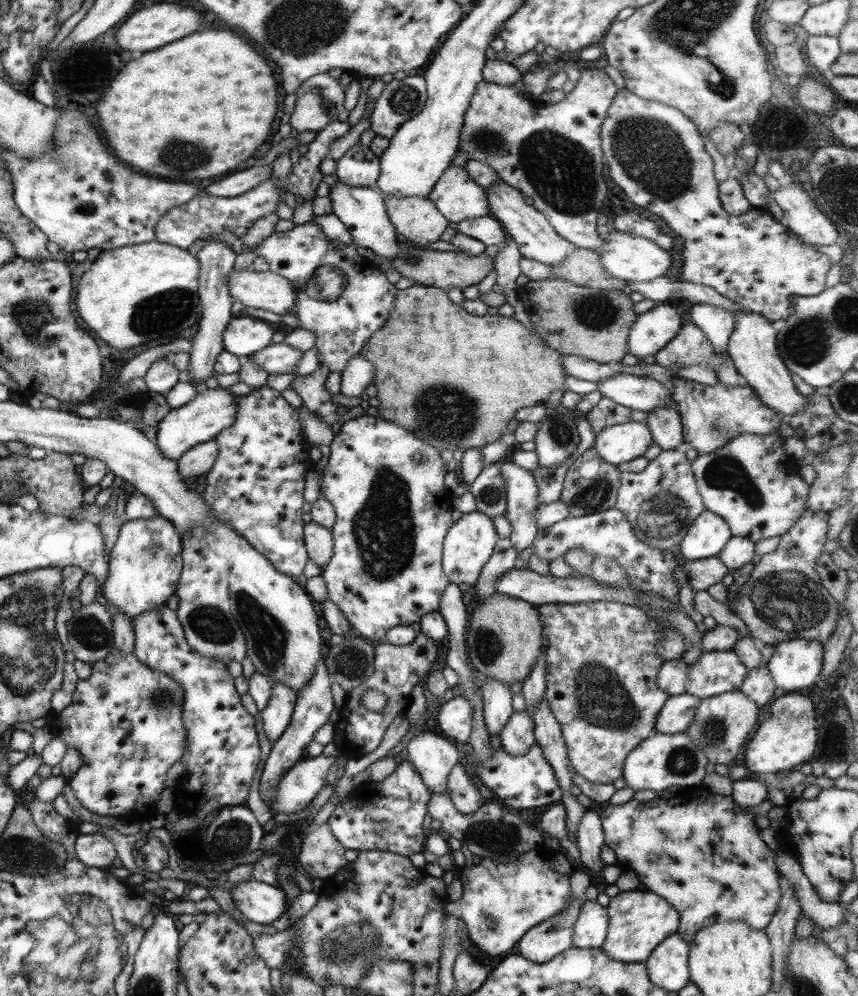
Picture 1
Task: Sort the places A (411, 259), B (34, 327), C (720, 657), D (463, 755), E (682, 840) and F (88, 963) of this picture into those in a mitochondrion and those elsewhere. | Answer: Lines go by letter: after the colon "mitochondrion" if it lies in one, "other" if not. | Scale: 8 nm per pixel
A: mitochondrion
B: mitochondrion
C: other
D: other
E: other
F: mitochondrion

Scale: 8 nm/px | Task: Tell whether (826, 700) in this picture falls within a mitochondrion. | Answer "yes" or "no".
no

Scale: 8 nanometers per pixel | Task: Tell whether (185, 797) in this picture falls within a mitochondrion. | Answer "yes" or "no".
no

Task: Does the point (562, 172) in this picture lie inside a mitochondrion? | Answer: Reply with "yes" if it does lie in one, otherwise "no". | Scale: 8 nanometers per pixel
yes

